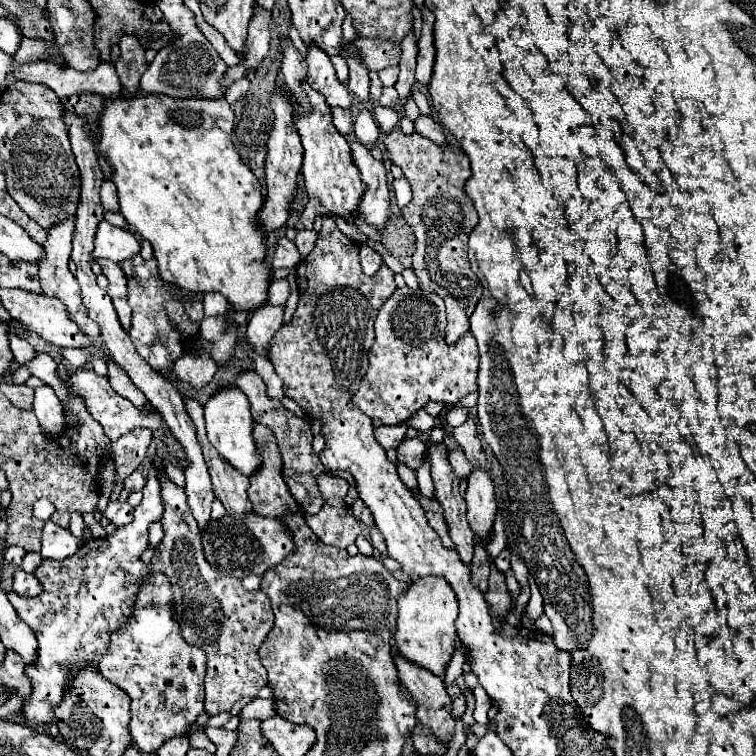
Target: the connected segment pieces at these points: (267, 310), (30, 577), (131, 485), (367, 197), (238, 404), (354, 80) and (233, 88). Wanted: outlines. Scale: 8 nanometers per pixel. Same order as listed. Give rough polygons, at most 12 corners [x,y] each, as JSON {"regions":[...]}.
{"regions":[[[259,307],[247,343],[269,359],[269,339],[283,325],[285,307]],[[23,569],[13,573],[13,591],[23,597],[41,593],[41,583]],[[137,469],[125,481],[125,491],[141,491],[145,487],[145,477]],[[361,143],[353,161],[367,185],[359,203],[365,223],[381,233],[391,215],[385,165]],[[237,385],[205,405],[211,445],[243,475],[261,463]],[[357,59],[349,63],[347,89],[369,99],[369,71]],[[246,78],[231,84],[226,100],[234,104],[249,90]]]}

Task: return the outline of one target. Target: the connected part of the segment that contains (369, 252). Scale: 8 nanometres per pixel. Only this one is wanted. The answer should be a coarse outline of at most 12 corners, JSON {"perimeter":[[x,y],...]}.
{"perimeter":[[361,245],[359,257],[363,273],[373,275],[381,267],[381,255]]}

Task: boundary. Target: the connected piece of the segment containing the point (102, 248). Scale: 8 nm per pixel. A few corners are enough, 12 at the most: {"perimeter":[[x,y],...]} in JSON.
{"perimeter":[[105,219],[95,233],[95,259],[121,263],[139,255],[137,233]]}

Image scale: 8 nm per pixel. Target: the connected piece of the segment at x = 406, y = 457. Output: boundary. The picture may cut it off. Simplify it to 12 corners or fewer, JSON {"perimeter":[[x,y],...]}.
{"perimeter":[[417,437],[397,447],[397,459],[411,469],[421,465],[425,443]]}

